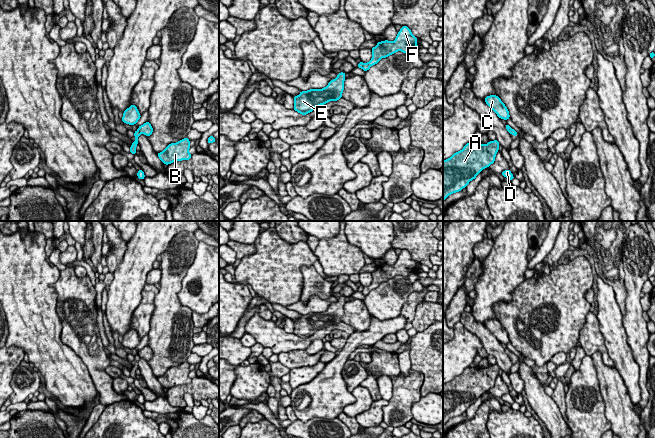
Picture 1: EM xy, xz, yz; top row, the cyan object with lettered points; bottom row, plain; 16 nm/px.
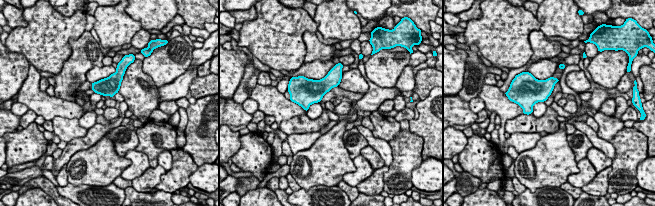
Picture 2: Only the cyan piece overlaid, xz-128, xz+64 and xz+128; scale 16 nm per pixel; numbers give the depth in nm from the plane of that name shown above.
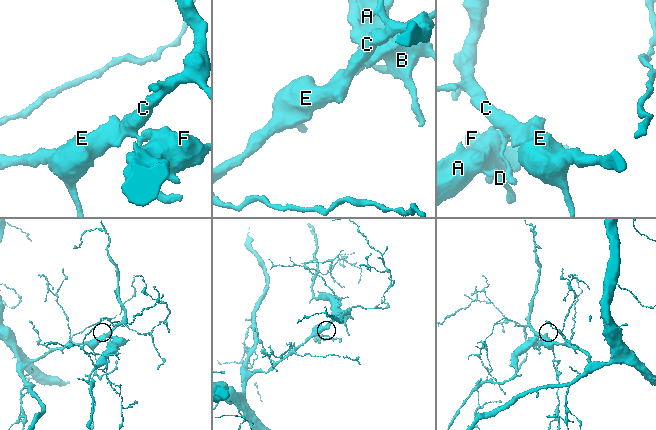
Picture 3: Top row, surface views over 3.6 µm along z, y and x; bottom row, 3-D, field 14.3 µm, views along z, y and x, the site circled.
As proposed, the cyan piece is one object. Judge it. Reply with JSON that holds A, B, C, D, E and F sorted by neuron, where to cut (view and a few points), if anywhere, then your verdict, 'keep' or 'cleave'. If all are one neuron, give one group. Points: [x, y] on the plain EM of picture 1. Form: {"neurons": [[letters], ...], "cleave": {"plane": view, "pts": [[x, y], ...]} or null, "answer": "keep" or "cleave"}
{"neurons": [["A", "B", "D", "F"], ["C", "E"]], "cleave": {"plane": "xy", "pts": [[137, 354], [140, 357]]}, "answer": "cleave"}

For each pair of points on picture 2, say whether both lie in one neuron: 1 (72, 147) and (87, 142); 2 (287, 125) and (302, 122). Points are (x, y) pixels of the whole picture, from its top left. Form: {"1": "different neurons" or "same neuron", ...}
{"1": "same neuron", "2": "same neuron"}

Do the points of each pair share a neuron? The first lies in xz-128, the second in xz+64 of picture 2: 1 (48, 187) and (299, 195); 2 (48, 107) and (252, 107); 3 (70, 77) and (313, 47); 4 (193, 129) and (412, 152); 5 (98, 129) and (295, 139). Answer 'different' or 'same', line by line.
1: different
2: different
3: same
4: different
5: same

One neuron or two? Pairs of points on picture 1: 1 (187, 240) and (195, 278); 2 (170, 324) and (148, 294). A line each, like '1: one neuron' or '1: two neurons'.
1: two neurons
2: two neurons

